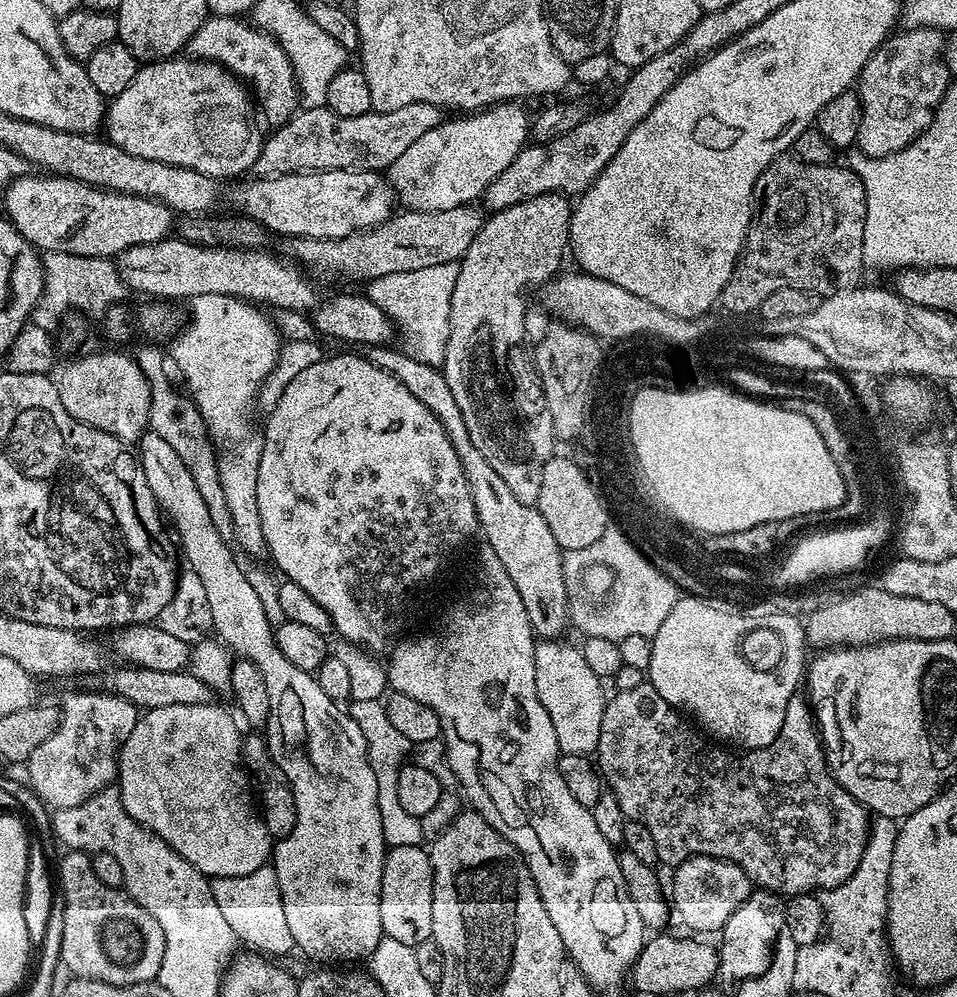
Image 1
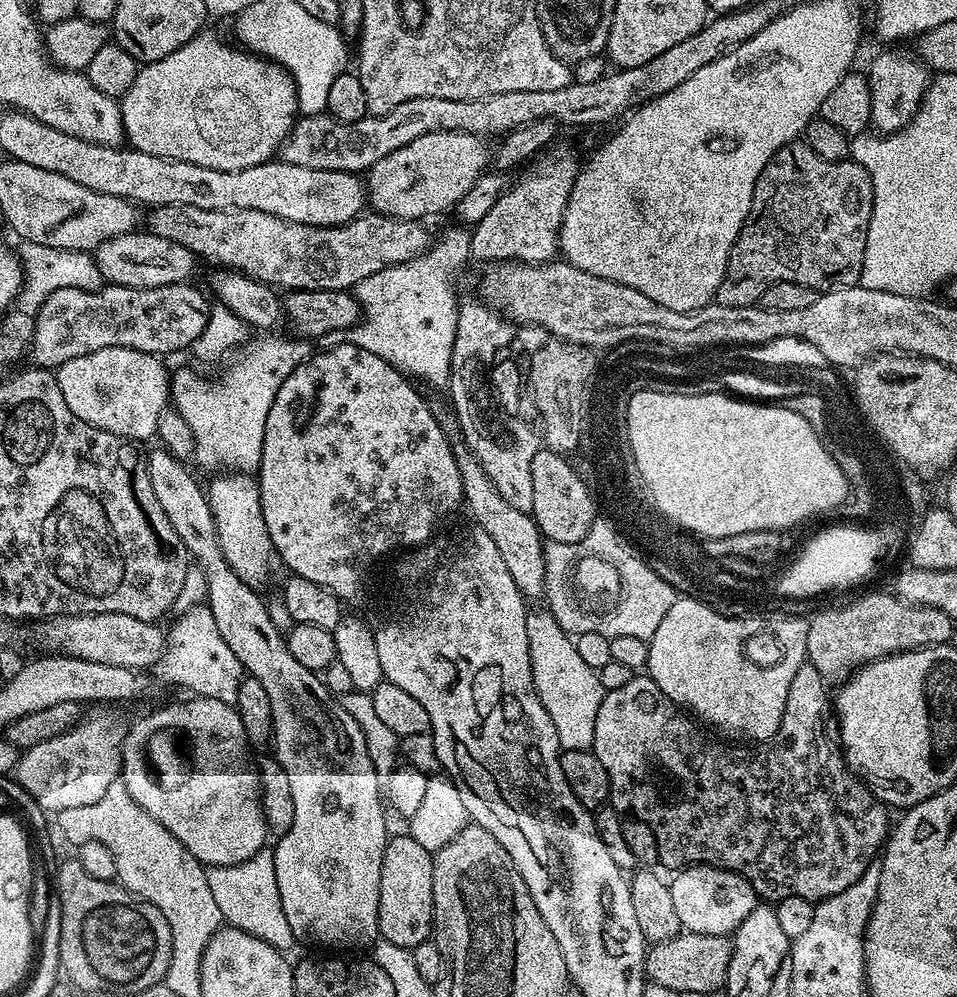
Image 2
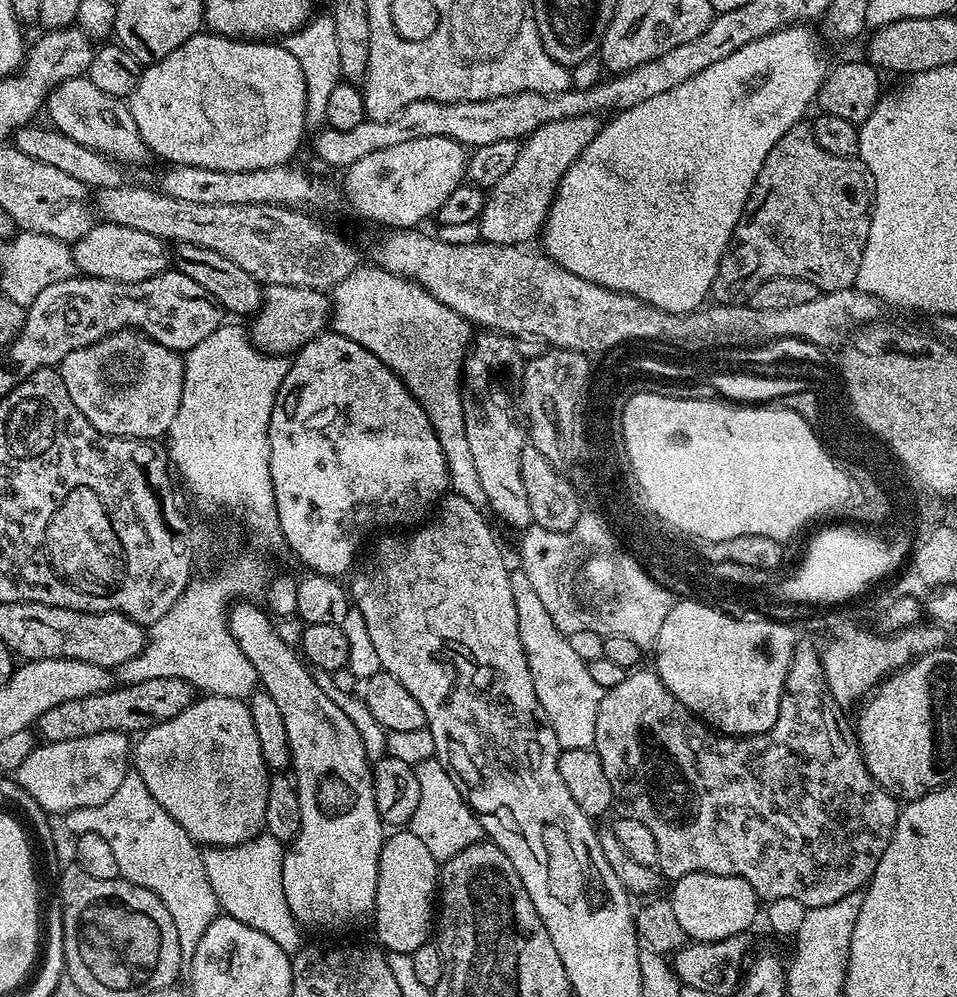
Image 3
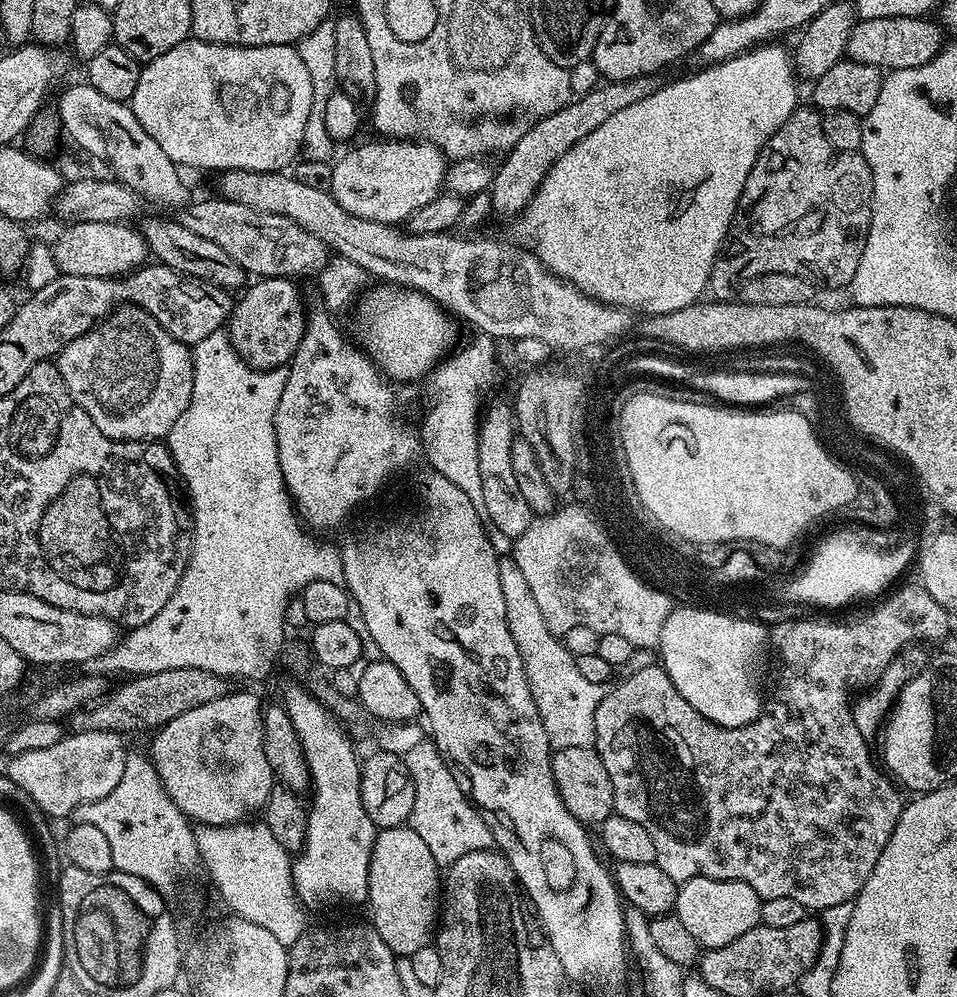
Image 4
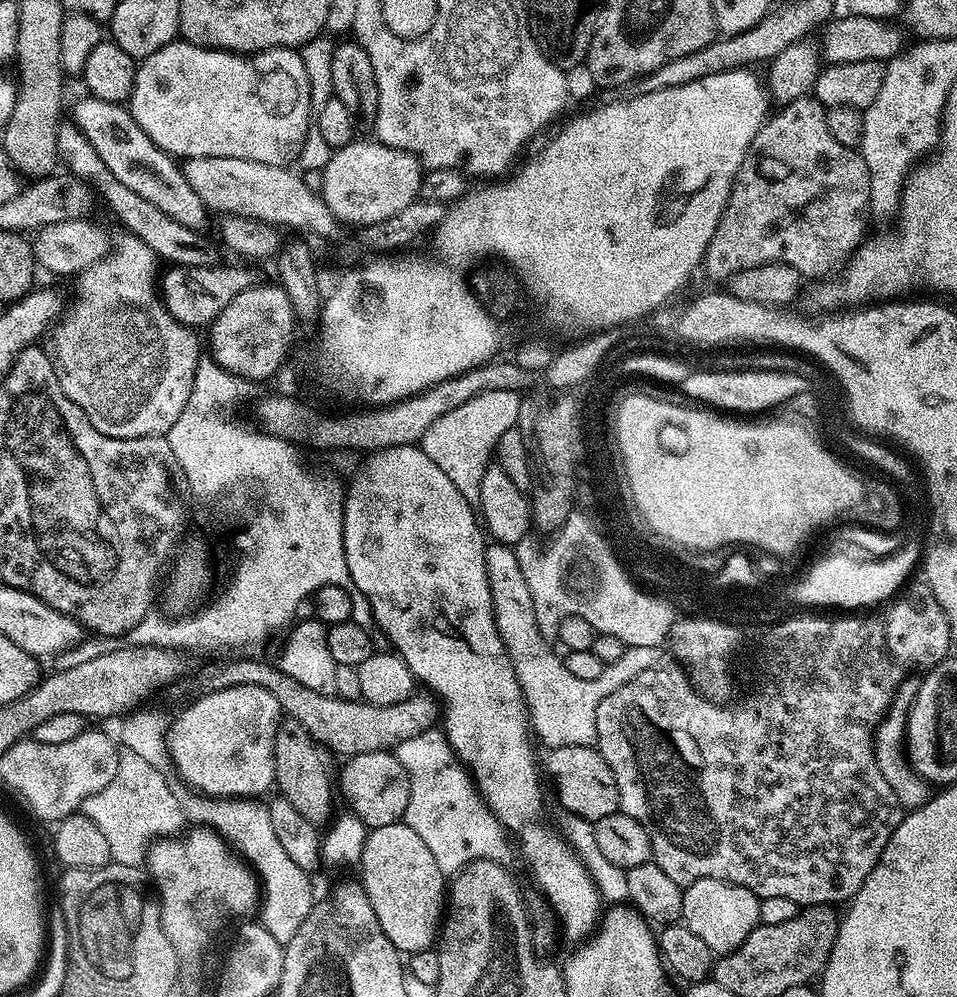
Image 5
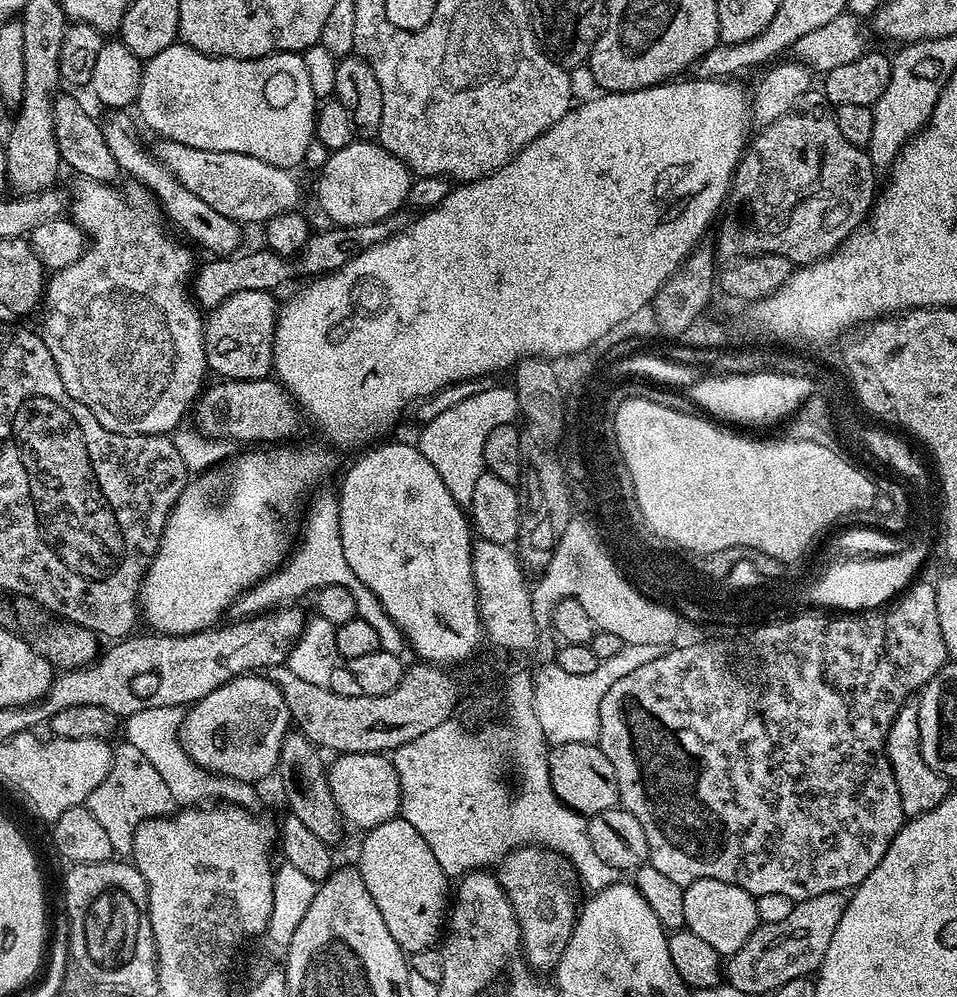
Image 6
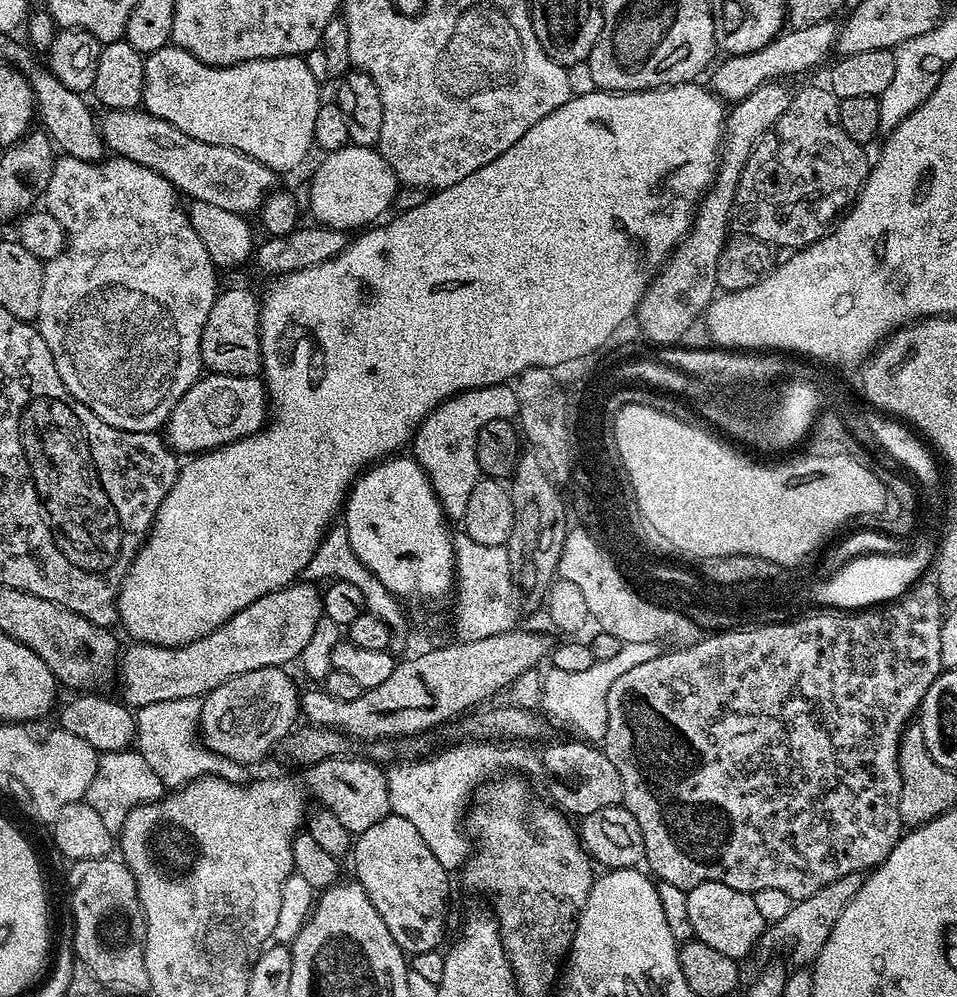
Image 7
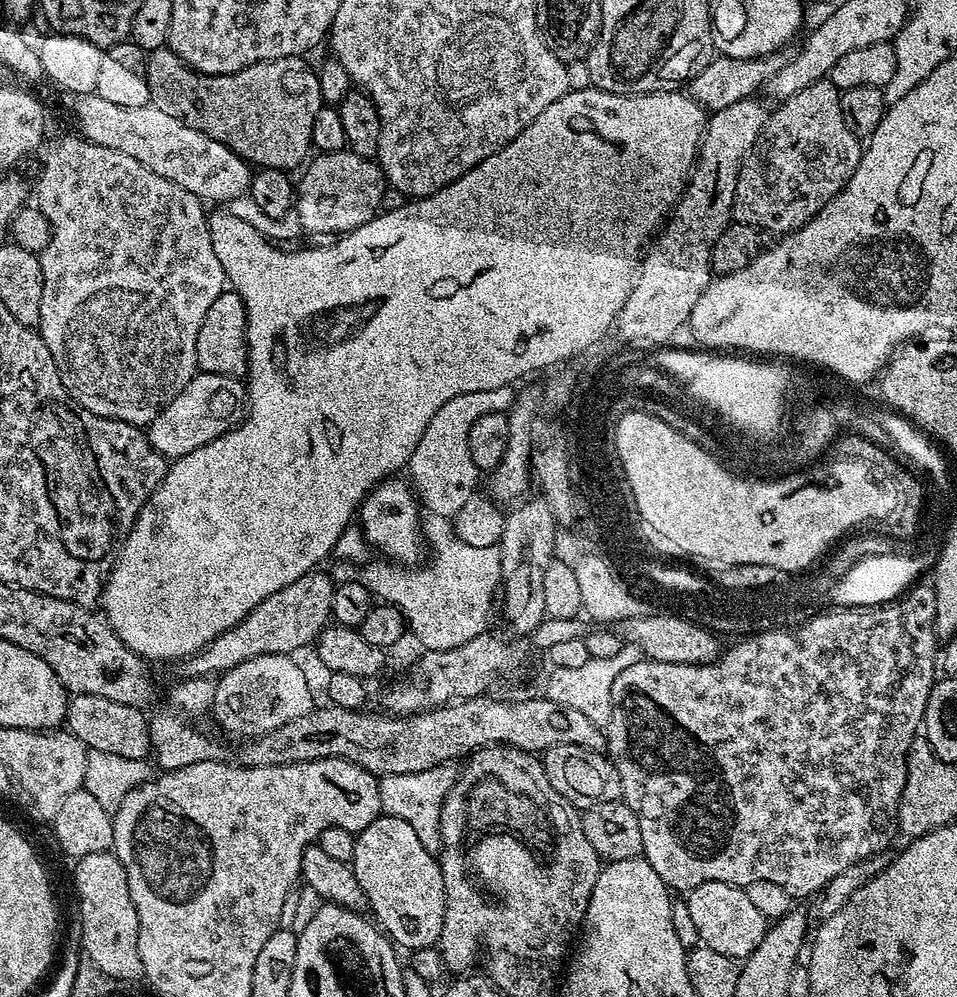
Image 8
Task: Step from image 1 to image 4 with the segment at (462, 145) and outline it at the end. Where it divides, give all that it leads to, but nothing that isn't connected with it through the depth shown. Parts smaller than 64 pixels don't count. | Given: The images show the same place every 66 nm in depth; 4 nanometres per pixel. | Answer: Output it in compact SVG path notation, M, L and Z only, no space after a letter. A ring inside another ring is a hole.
M384 138L379 142L352 146L357 148L350 149L332 168L330 191L342 210L350 210L358 218L400 226L414 210L440 195L450 164L440 149L423 140Z

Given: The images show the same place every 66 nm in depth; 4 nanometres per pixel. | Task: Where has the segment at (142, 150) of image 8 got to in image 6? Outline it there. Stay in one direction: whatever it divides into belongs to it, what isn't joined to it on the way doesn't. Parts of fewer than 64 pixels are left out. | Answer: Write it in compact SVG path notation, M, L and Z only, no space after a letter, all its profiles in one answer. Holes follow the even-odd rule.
M163 138L155 141L154 155L160 159L162 166L170 170L195 196L202 198L209 206L214 206L218 214L226 214L226 218L235 220L241 226L247 224L263 225L270 218L283 212L291 212L300 200L300 184L292 177L293 173L286 168L270 166L270 162L262 162L262 158L250 158L250 154L230 154L218 150L194 150L194 146L182 146L182 142L174 142Z

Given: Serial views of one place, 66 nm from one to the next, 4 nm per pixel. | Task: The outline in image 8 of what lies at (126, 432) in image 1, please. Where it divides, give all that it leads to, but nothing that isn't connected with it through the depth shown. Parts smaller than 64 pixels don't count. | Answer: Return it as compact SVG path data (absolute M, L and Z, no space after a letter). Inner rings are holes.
M76 134L71 135L47 141L39 157L40 177L34 180L35 207L44 215L52 231L47 246L38 253L42 266L42 310L38 335L46 342L54 358L54 366L58 366L62 386L72 399L99 416L121 420L127 424L147 426L198 371L196 367L198 326L202 326L202 318L206 318L206 310L210 310L214 298L218 298L218 294L226 291L224 271L222 265L218 263L218 257L214 255L214 246L210 243L208 212L198 197L190 194L190 190L182 190L178 182L170 182L170 178L162 178L162 174L146 170L142 162L129 158L119 150L106 150L106 146L98 146Z

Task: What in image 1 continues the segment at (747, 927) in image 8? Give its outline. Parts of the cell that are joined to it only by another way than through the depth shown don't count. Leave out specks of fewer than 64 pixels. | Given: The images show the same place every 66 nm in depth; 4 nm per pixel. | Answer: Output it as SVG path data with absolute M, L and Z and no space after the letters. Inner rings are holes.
M695 856L686 862L675 865L672 876L672 888L670 884L670 904L680 915L680 920L688 928L693 928L693 933L708 934L704 932L719 933L725 922L730 918L730 914L734 914L734 910L738 910L738 906L742 906L742 902L746 902L746 898L754 890L752 880L743 870L734 862L729 860L719 860L718 858L710 858L709 856Z

